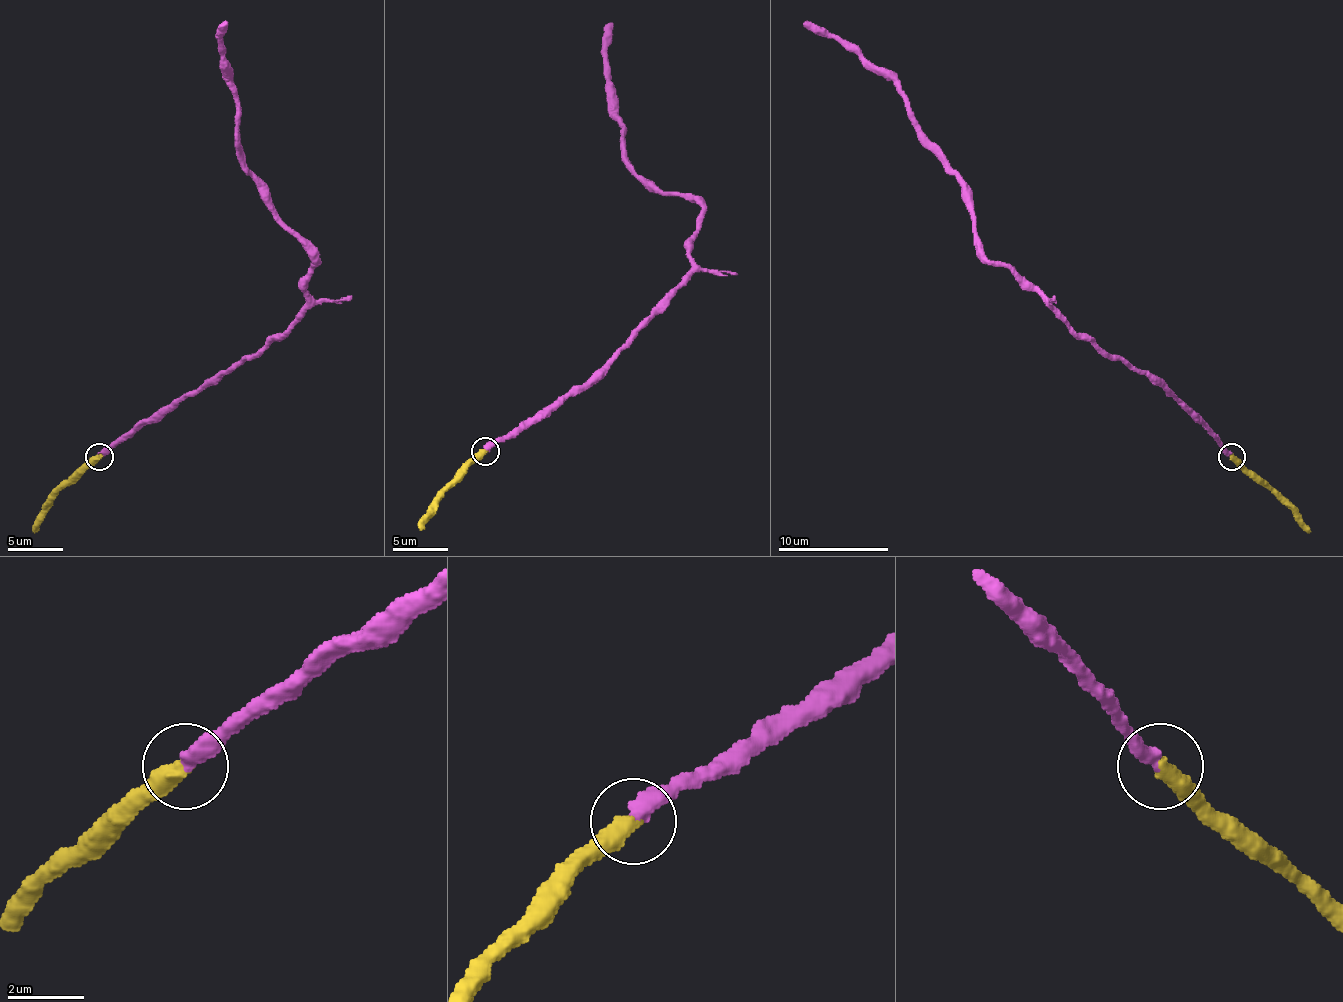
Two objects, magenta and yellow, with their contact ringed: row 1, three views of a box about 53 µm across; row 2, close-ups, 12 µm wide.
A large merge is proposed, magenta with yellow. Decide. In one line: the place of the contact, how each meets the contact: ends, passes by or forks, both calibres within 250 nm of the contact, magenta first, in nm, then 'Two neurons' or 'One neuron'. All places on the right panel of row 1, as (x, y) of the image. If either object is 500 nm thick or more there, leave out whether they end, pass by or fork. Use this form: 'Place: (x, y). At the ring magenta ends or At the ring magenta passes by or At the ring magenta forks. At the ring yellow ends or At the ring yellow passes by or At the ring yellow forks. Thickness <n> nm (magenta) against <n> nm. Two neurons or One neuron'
Place: (1231, 456). At the ring magenta ends. At the ring yellow ends. Thickness 400 nm (magenta) against 480 nm. One neuron

